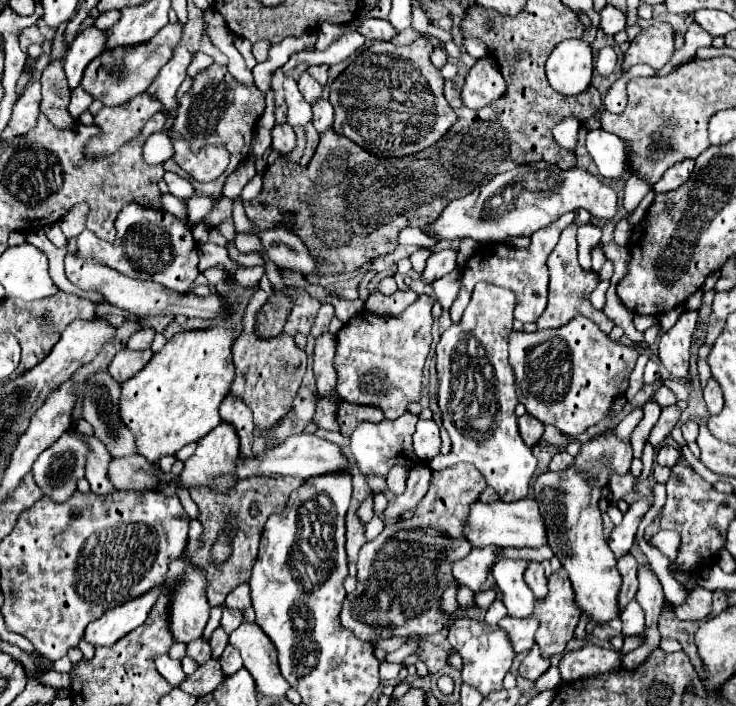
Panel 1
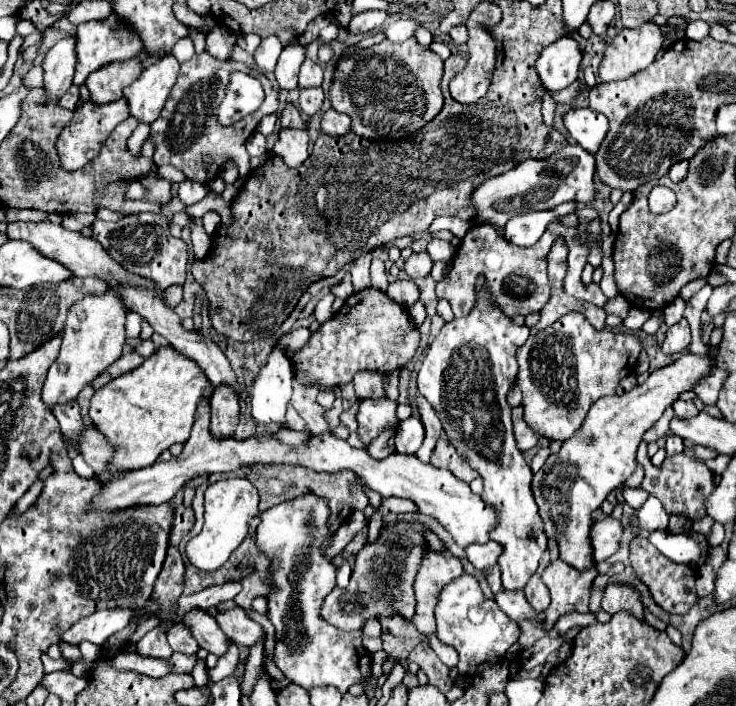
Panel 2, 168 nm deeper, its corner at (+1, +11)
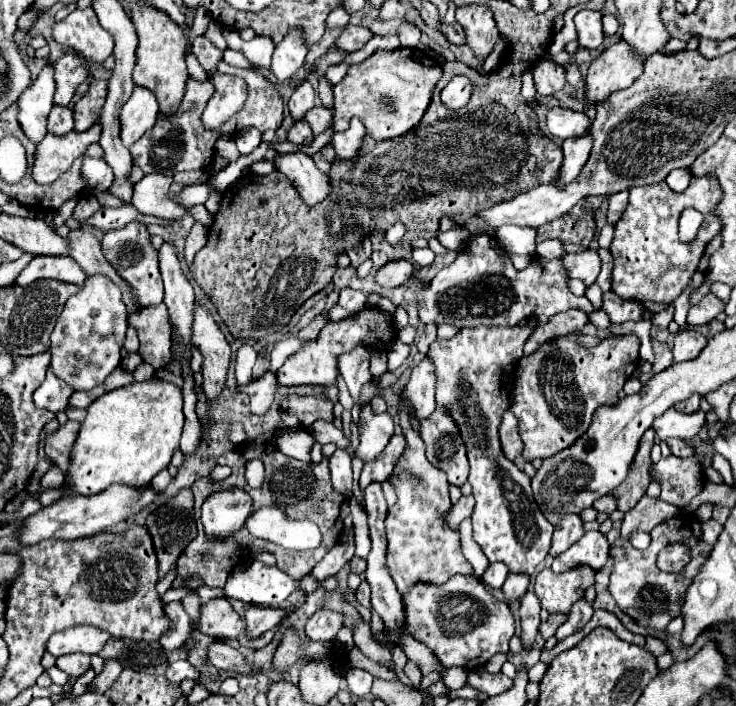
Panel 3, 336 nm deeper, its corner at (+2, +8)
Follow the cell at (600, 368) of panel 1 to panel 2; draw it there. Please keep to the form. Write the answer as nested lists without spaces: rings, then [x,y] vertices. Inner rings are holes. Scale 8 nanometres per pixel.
[[[567,313],[559,321],[555,321],[545,331],[527,339],[525,345],[517,349],[517,385],[523,391],[523,419],[525,423],[539,435],[551,441],[567,441],[587,417],[589,407],[603,395],[615,395],[619,381],[635,371],[631,363],[633,357],[633,339],[635,339],[635,365],[641,353],[641,341],[631,333],[613,333],[613,331],[597,331],[581,313]]]

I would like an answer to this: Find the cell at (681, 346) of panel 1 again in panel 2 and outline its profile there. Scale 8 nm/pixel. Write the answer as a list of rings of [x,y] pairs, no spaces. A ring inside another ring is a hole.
[[[681,319],[679,323],[675,323],[673,327],[669,327],[667,331],[667,337],[661,345],[661,349],[667,353],[667,355],[673,355],[673,353],[683,353],[691,343],[691,331],[689,331],[689,323],[685,319]]]

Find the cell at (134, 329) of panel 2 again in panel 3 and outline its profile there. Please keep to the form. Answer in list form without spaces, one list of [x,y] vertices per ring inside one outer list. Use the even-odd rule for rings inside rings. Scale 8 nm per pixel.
[[[128,326],[123,348],[125,348],[128,352],[137,352],[139,350],[139,346],[140,342],[136,329],[132,326]]]

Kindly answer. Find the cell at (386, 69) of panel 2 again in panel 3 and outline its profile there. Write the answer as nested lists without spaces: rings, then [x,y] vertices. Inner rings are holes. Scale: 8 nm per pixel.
[[[396,48],[396,50],[376,50],[372,56],[368,56],[364,62],[350,66],[348,74],[334,86],[334,130],[346,130],[352,116],[360,118],[366,126],[366,134],[374,140],[388,140],[396,138],[400,134],[406,134],[412,130],[424,116],[436,82],[442,76],[442,66],[438,60],[430,58],[426,52],[418,48]]]

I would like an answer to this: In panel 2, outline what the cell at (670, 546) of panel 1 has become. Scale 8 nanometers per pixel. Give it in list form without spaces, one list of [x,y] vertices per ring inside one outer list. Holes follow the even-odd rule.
[[[671,515],[669,527],[667,527],[669,533],[681,533],[681,531],[687,531],[687,529],[691,529],[691,523],[689,523],[685,517],[681,517],[681,515]]]

